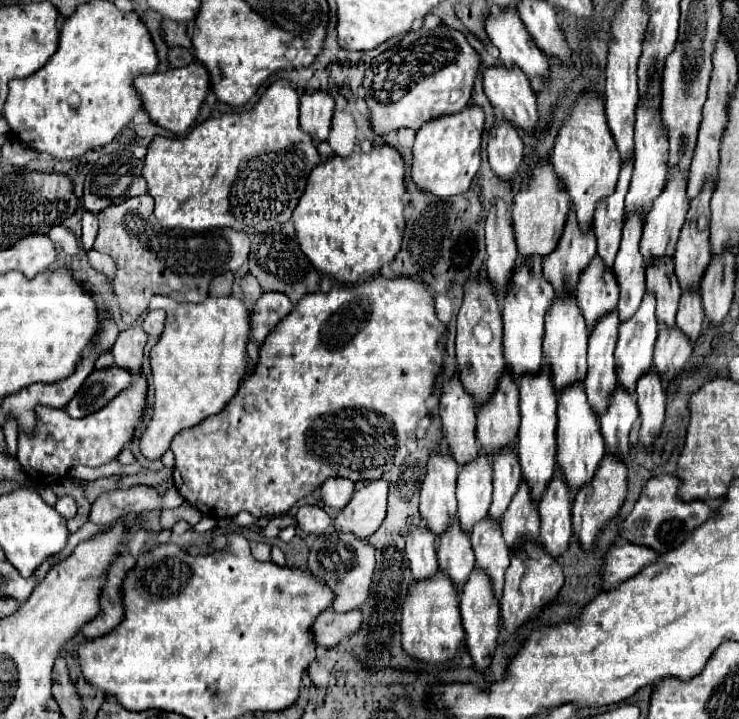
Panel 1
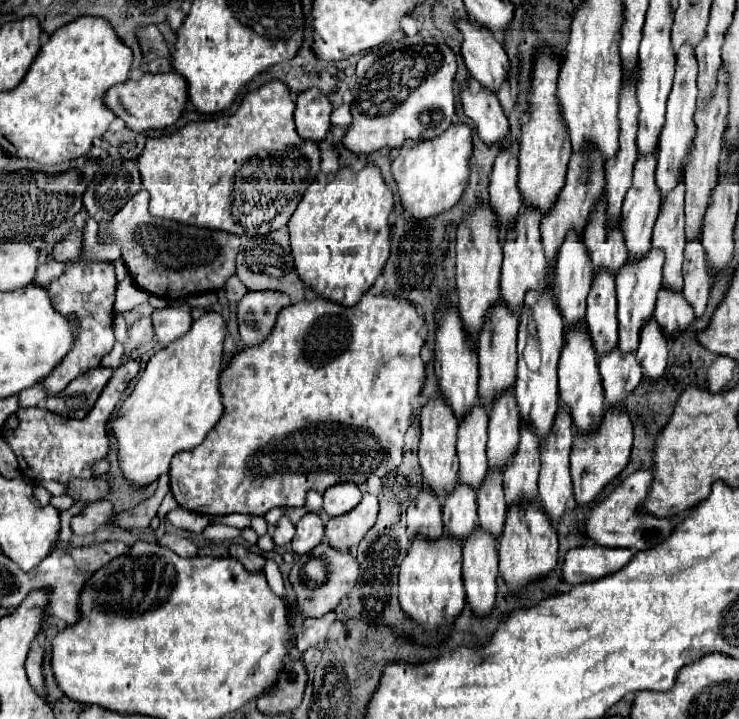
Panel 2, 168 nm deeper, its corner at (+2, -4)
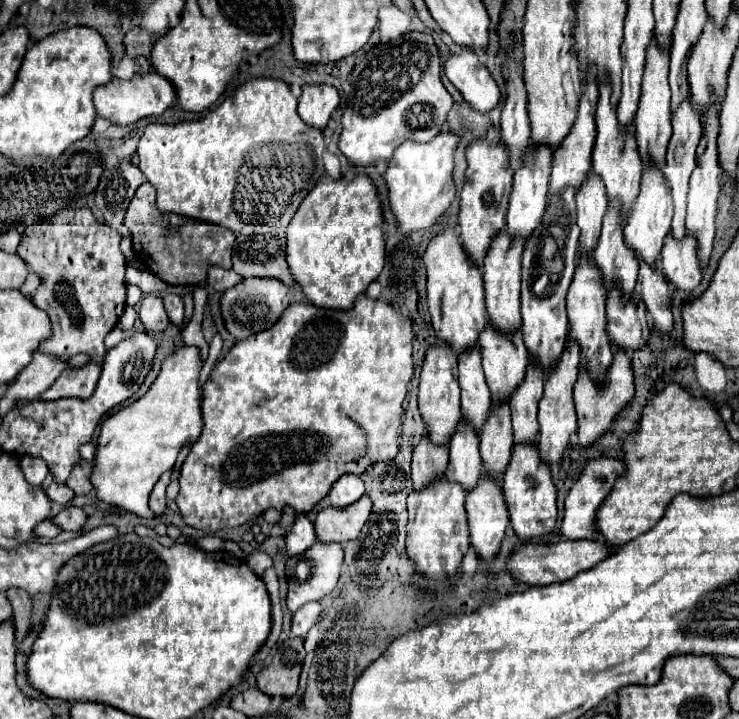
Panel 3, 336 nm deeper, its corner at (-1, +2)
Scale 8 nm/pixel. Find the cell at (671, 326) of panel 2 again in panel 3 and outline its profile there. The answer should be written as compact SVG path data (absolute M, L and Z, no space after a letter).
M668 235L660 255L660 269L672 289L692 293L702 279L700 265L696 265L696 247L692 245L692 237L686 235L684 241L674 241Z

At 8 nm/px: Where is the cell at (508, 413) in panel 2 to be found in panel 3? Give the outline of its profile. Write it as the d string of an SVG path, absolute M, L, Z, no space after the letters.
M492 329L480 335L482 367L486 383L496 403L504 403L524 381L528 369L528 351L522 343L522 333L516 337L496 337Z

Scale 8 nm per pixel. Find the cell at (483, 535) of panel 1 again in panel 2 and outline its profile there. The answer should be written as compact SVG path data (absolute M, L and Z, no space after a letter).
M487 471L485 483L481 483L481 491L477 493L477 505L479 505L479 525L487 531L491 531L497 539L501 537L503 523L505 523L505 497L503 497L503 483L501 483L501 471Z

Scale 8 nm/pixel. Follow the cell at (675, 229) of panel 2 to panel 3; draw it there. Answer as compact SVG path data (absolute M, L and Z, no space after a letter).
M684 101L684 105L680 105L680 109L676 111L676 117L672 119L674 125L674 135L670 139L668 145L668 155L666 155L666 167L664 167L664 179L666 185L672 193L672 201L674 201L674 219L672 219L672 235L676 241L684 239L684 213L686 213L686 191L688 191L688 179L690 173L696 167L696 147L698 141L702 137L702 129L700 129L700 121L696 121L696 113L692 113L692 107L688 105L688 101Z

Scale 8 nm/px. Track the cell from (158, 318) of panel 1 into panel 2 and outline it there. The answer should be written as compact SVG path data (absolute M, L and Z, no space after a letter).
M187 305L155 309L153 315L151 315L151 319L153 319L155 335L157 335L157 339L159 339L159 343L163 347L169 345L169 343L173 343L181 335L185 335L189 331L189 327L193 325L191 309Z

